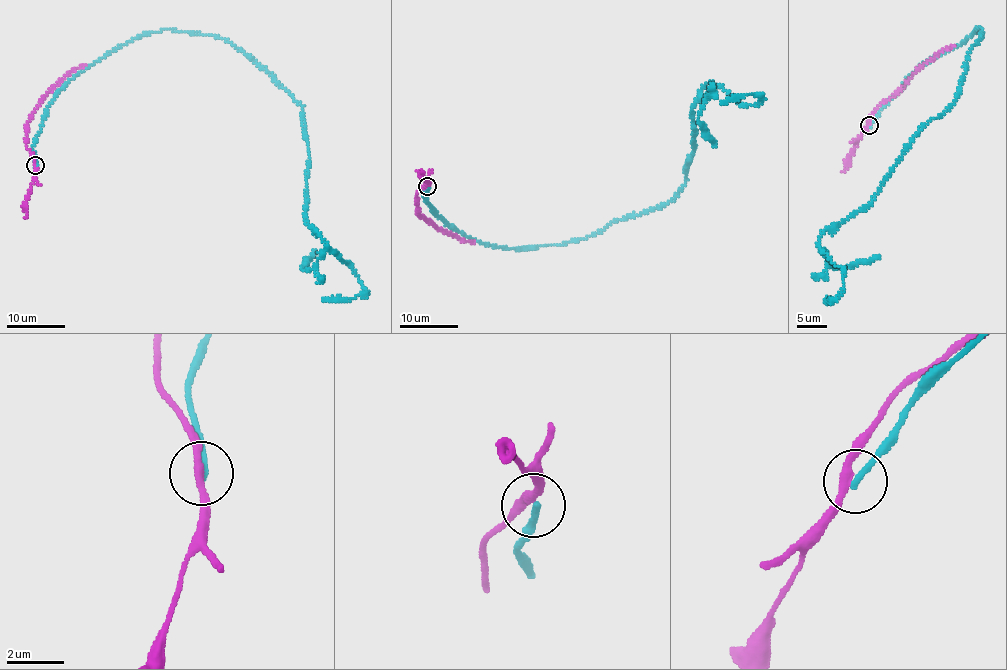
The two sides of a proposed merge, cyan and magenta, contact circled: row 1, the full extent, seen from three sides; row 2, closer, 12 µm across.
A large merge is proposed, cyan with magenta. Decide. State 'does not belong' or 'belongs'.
does not belong

